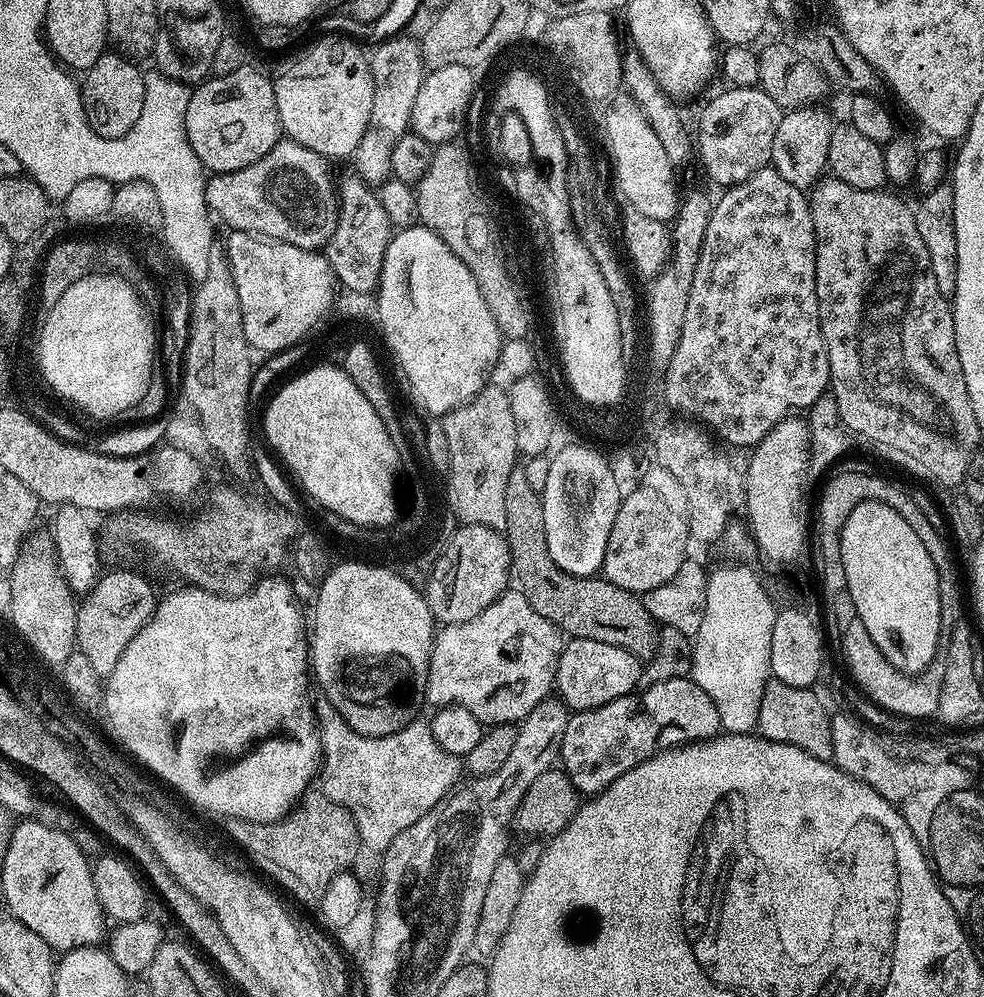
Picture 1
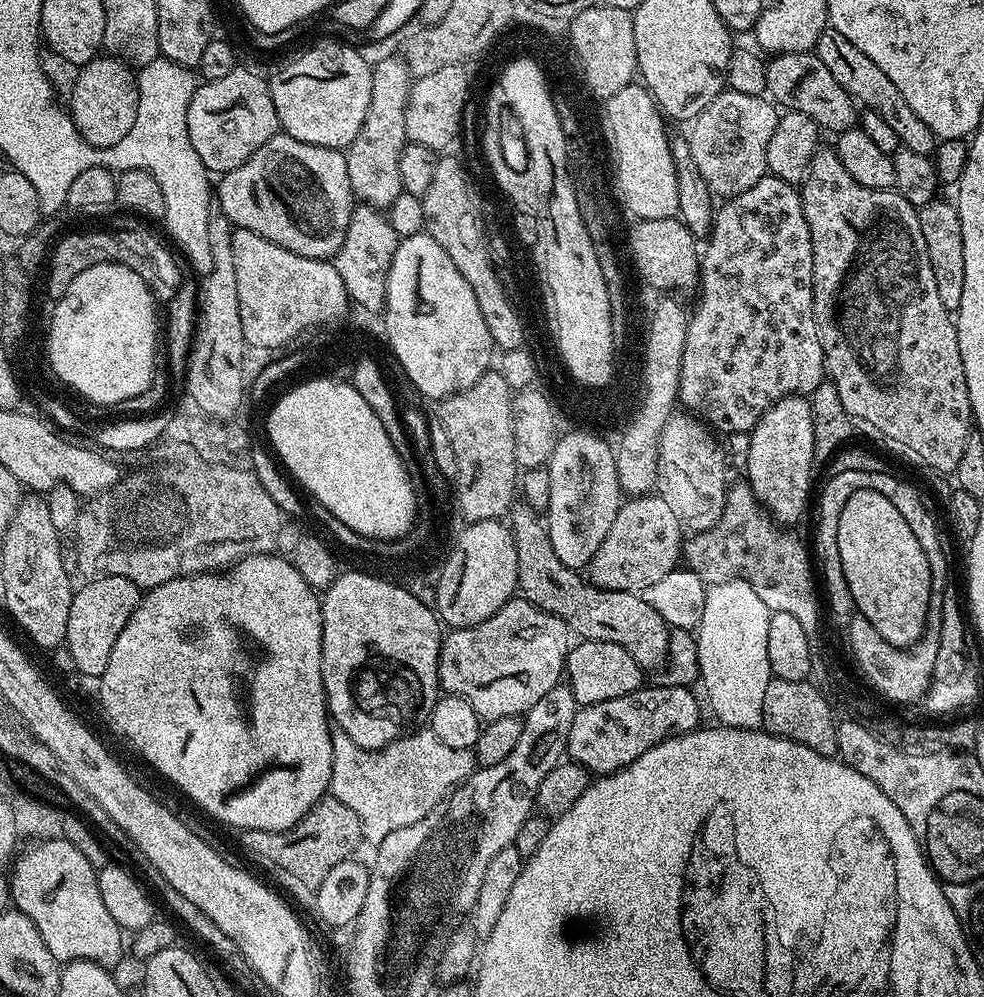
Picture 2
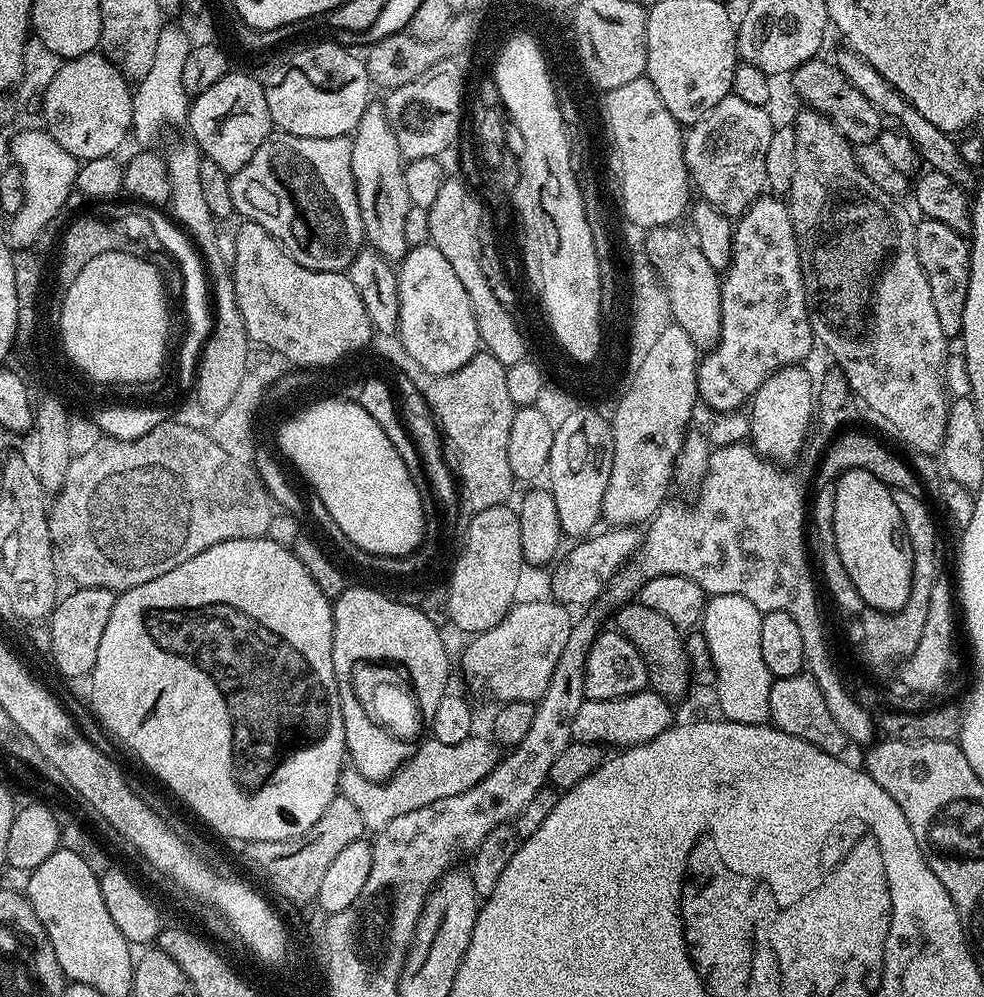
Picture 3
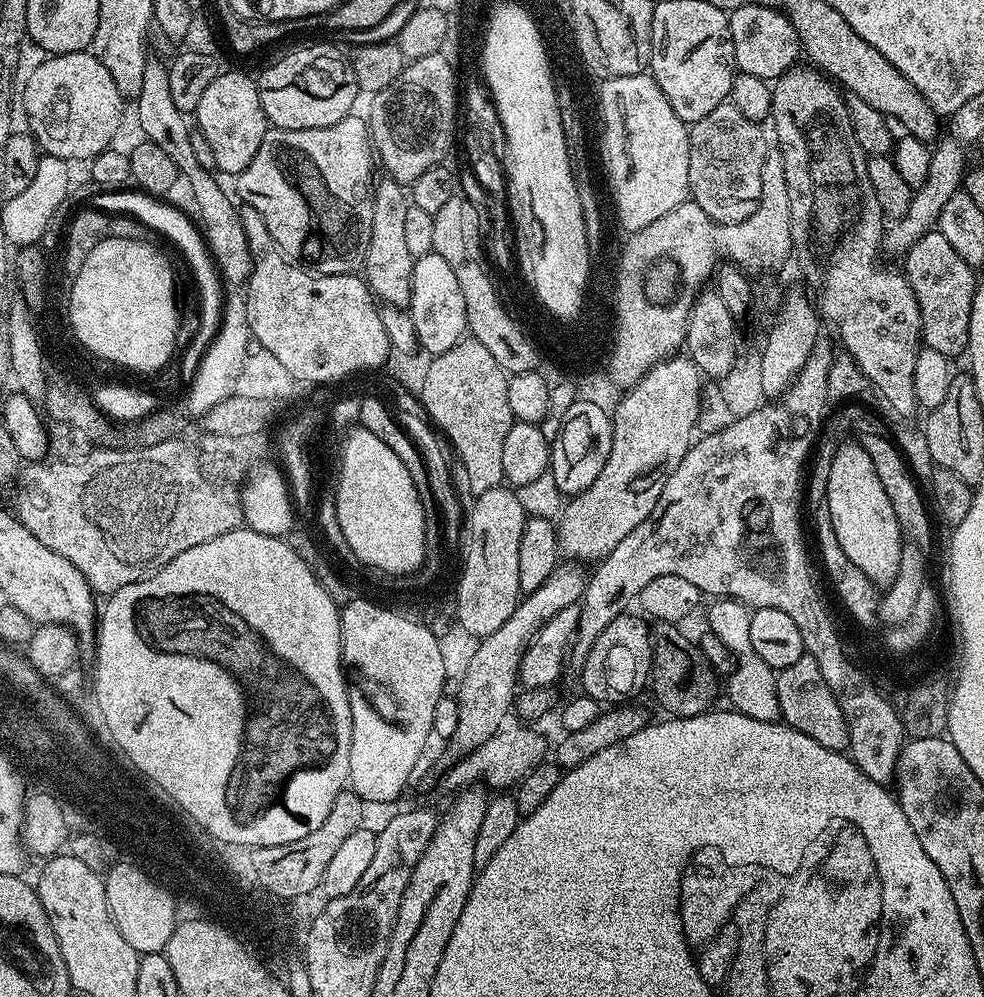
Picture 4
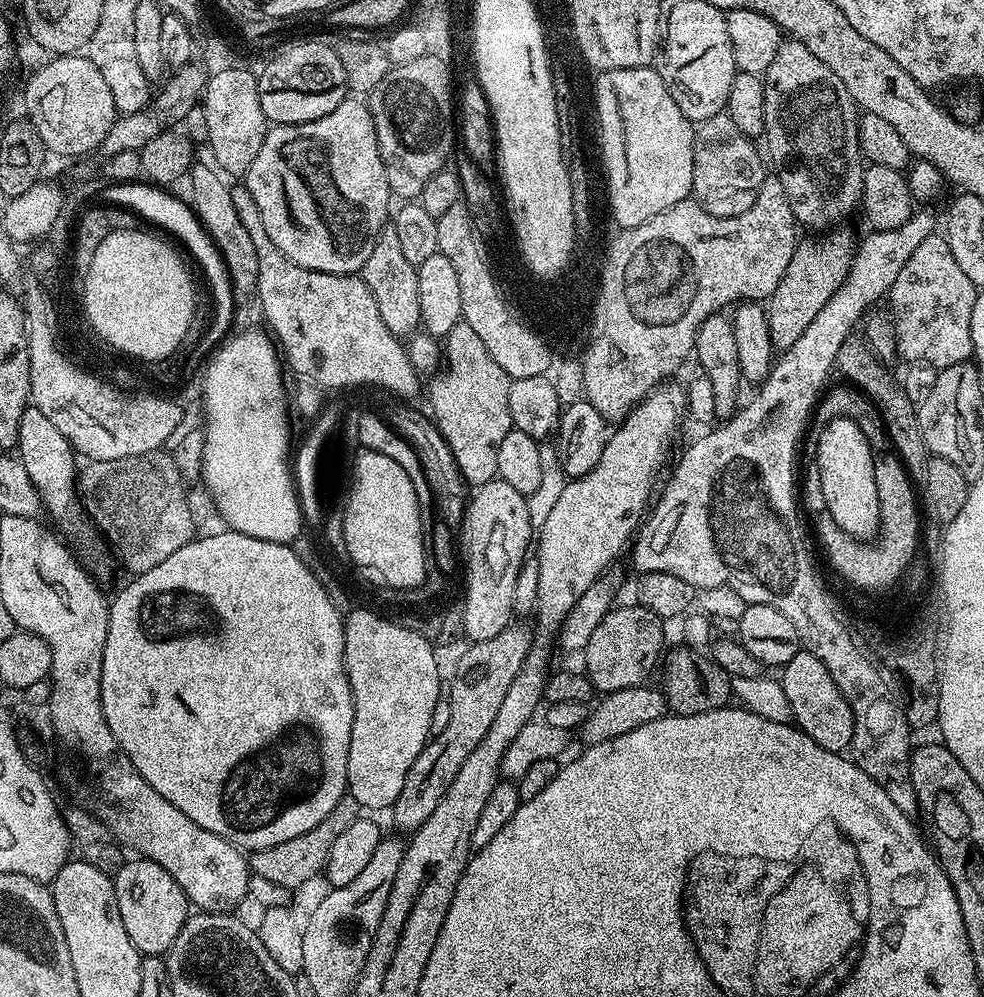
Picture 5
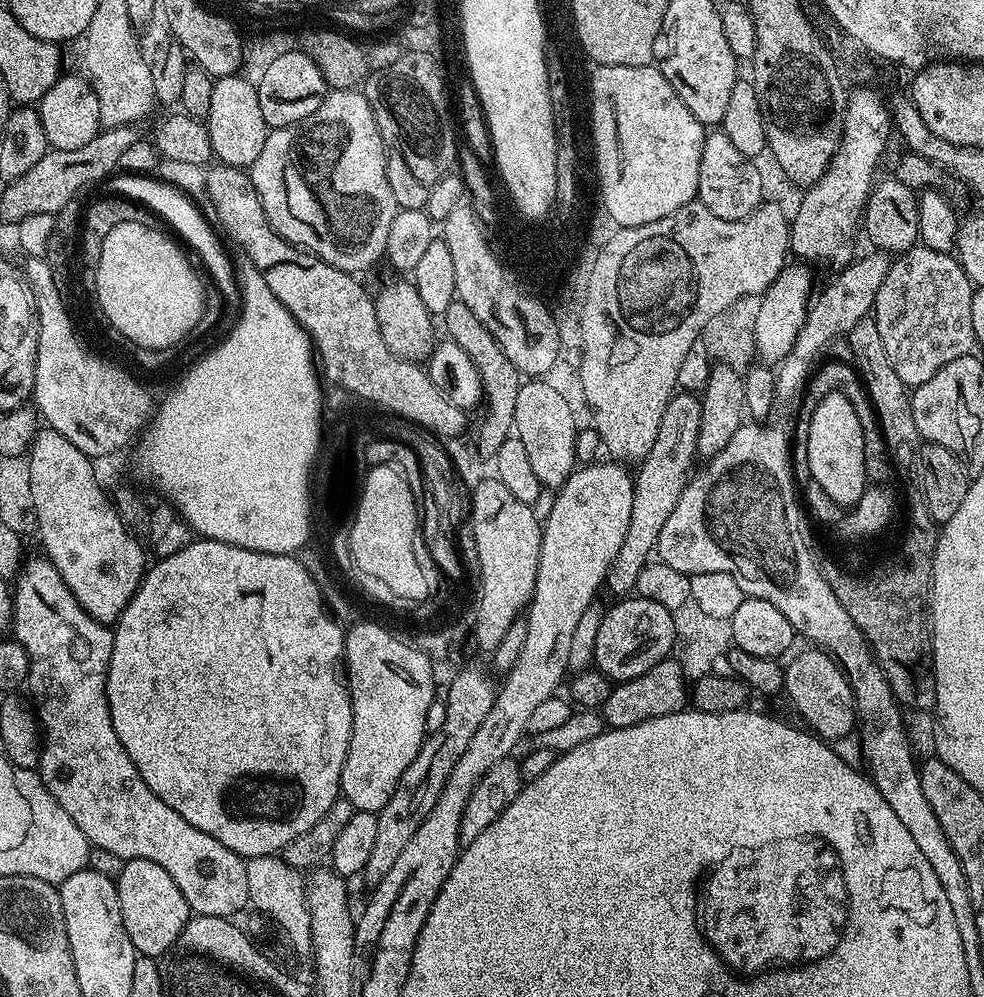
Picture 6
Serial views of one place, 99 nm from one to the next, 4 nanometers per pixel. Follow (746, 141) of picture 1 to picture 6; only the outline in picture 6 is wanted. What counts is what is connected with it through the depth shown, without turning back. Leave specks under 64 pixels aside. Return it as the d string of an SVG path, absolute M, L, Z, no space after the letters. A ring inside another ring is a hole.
M723 130L709 131L704 137L696 194L706 210L710 210L710 214L718 214L718 218L727 220L746 219L765 199L762 178L756 169L755 159L741 154L730 143L730 138L726 138Z

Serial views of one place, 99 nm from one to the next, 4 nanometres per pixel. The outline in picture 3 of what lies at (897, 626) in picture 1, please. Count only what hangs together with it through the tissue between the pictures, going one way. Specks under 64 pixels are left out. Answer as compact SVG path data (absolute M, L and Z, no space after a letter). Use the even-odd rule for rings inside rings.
M850 469L834 485L831 522L848 579L865 605L875 612L903 612L911 596L912 558L906 526L892 497L893 489L866 469Z

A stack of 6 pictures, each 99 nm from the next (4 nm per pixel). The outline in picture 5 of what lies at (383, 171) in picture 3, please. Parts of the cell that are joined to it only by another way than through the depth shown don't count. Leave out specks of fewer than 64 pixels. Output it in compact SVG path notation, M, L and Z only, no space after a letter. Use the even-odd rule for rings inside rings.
M385 227L378 242L374 242L374 250L370 258L366 258L362 269L362 279L370 294L374 294L374 302L378 302L378 314L382 314L386 330L398 338L407 338L421 327L422 302L418 298L418 268L408 261L406 254L402 254L402 242L398 242L395 227Z

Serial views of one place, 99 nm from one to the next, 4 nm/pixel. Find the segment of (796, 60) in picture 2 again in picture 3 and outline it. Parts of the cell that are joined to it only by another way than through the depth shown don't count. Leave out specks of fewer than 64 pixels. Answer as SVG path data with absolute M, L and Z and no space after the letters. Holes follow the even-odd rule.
M817 58L807 60L790 74L792 88L805 100L807 107L813 112L820 112L837 130L854 146L874 144L885 131L886 120L880 111L865 98L842 74L831 59Z

